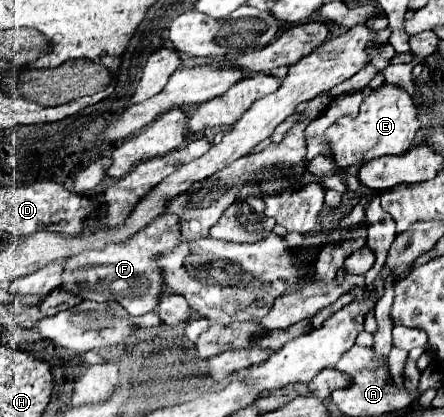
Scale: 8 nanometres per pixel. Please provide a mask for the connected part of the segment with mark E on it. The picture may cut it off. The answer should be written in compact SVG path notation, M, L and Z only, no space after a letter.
M385 83L379 89L373 89L369 97L363 99L357 119L341 119L337 125L327 129L327 137L333 145L333 159L339 167L349 167L355 163L371 161L383 155L401 155L415 145L417 133L423 129L423 123L417 117L417 107L413 99L399 87Z

